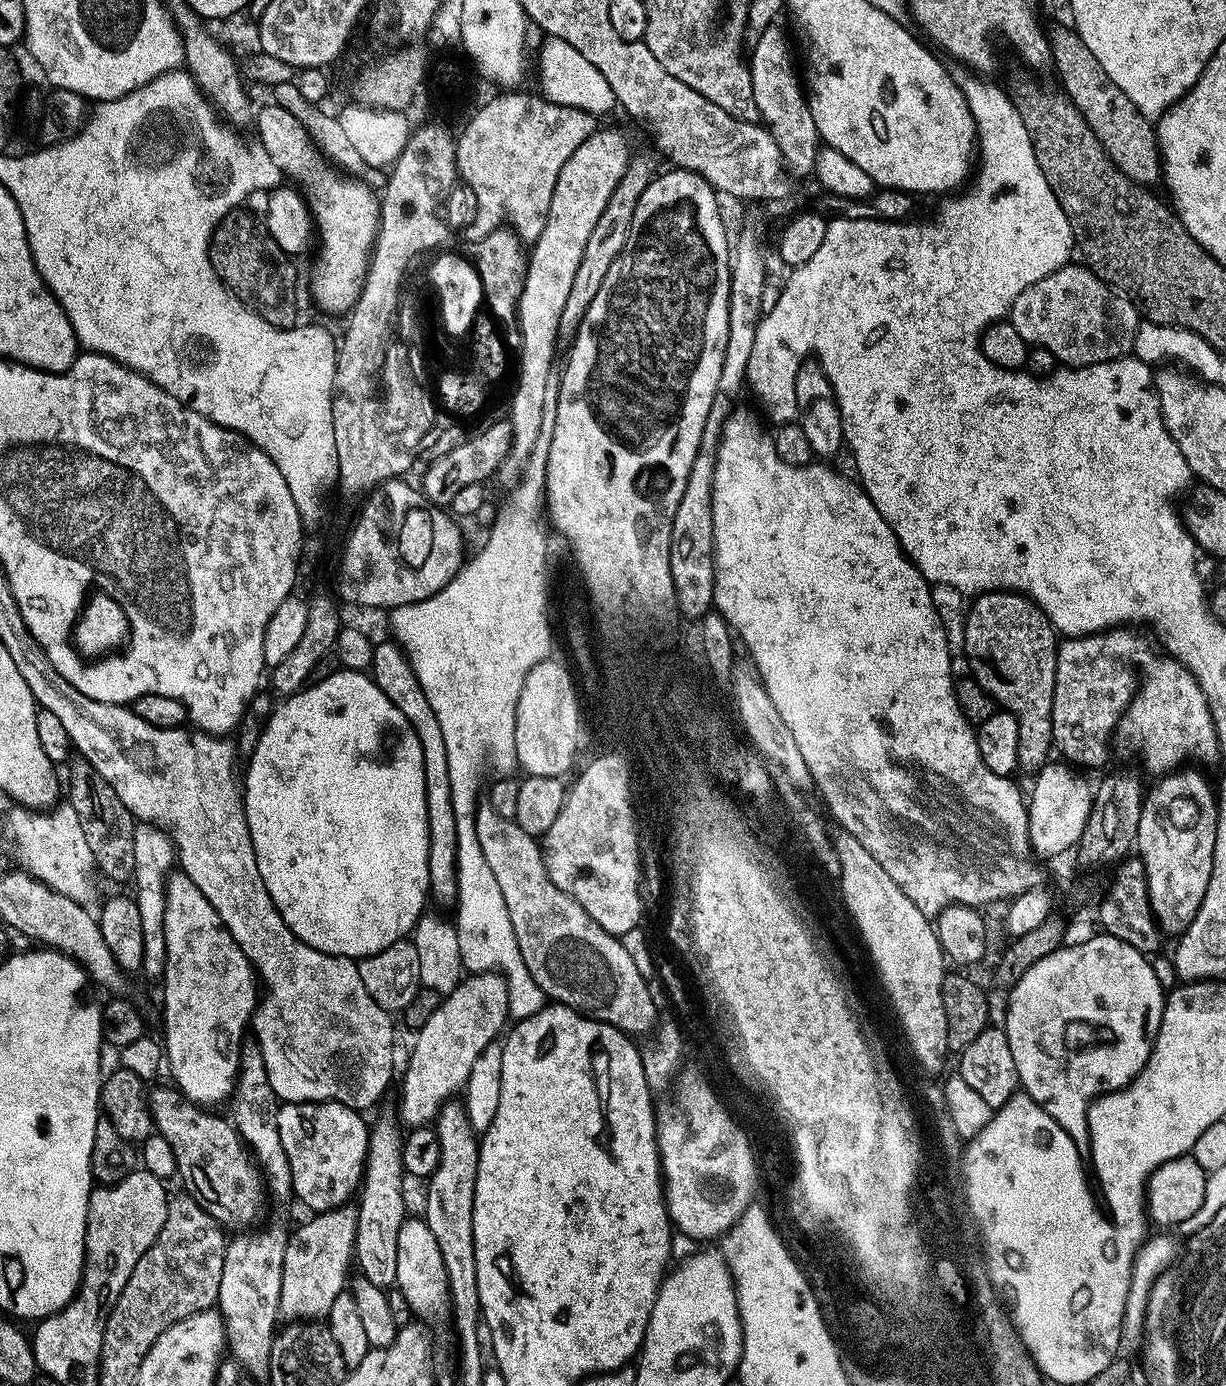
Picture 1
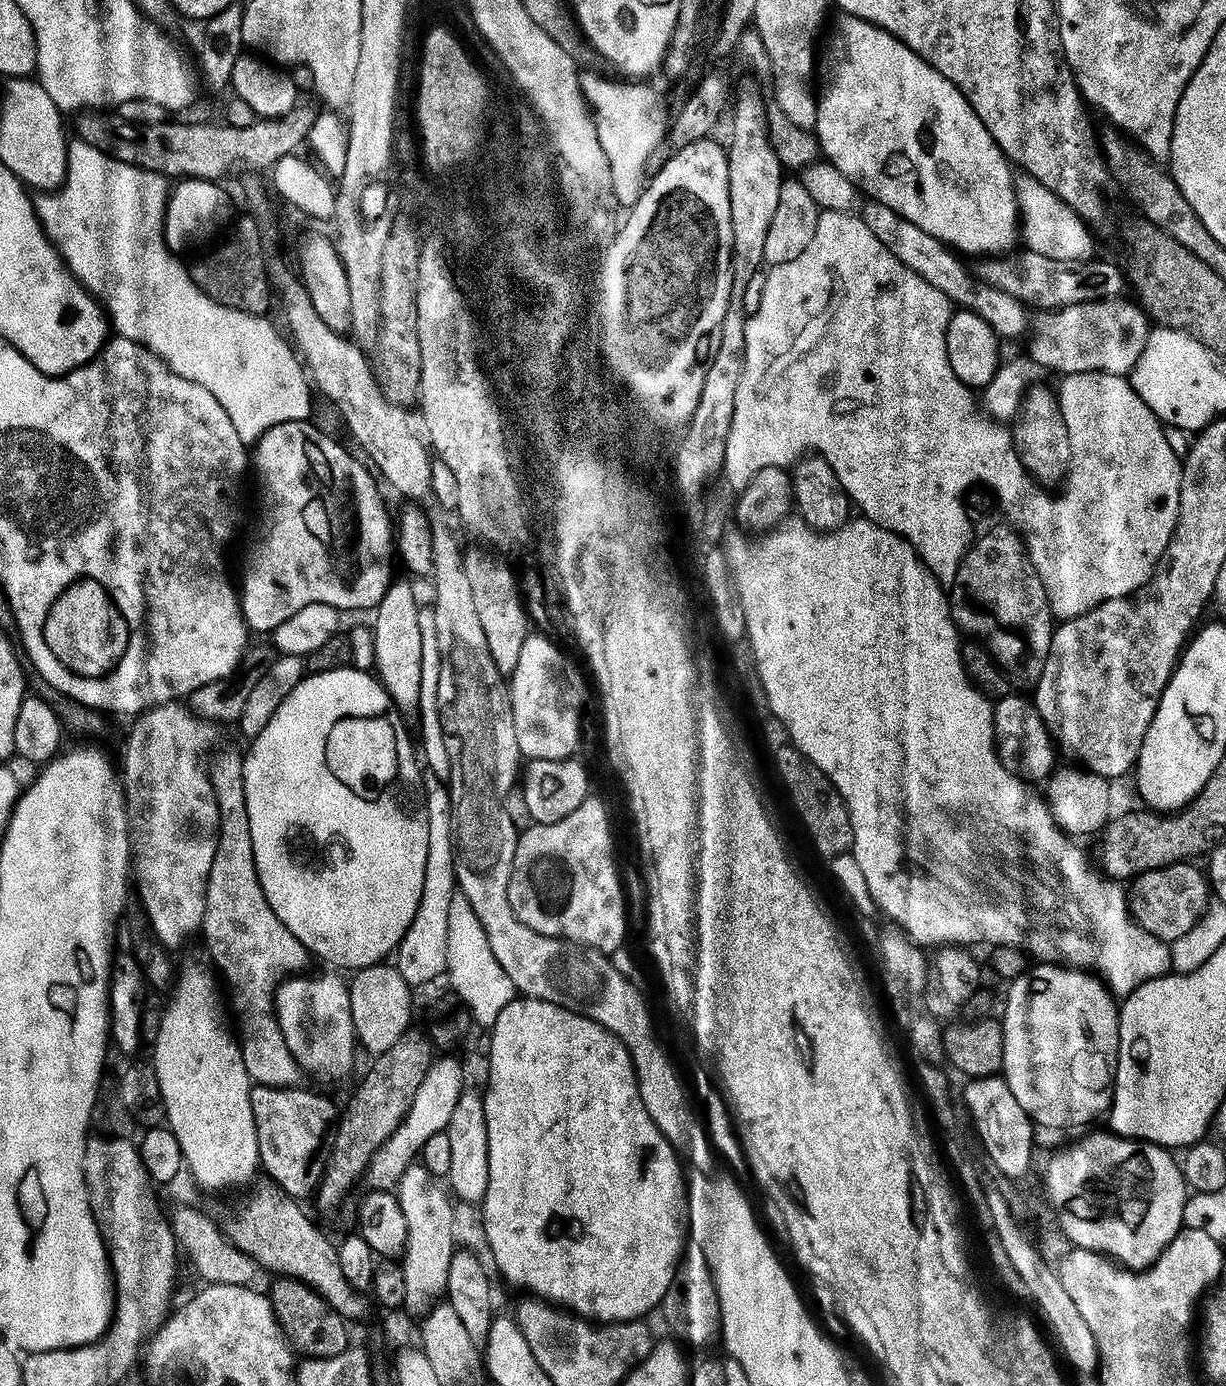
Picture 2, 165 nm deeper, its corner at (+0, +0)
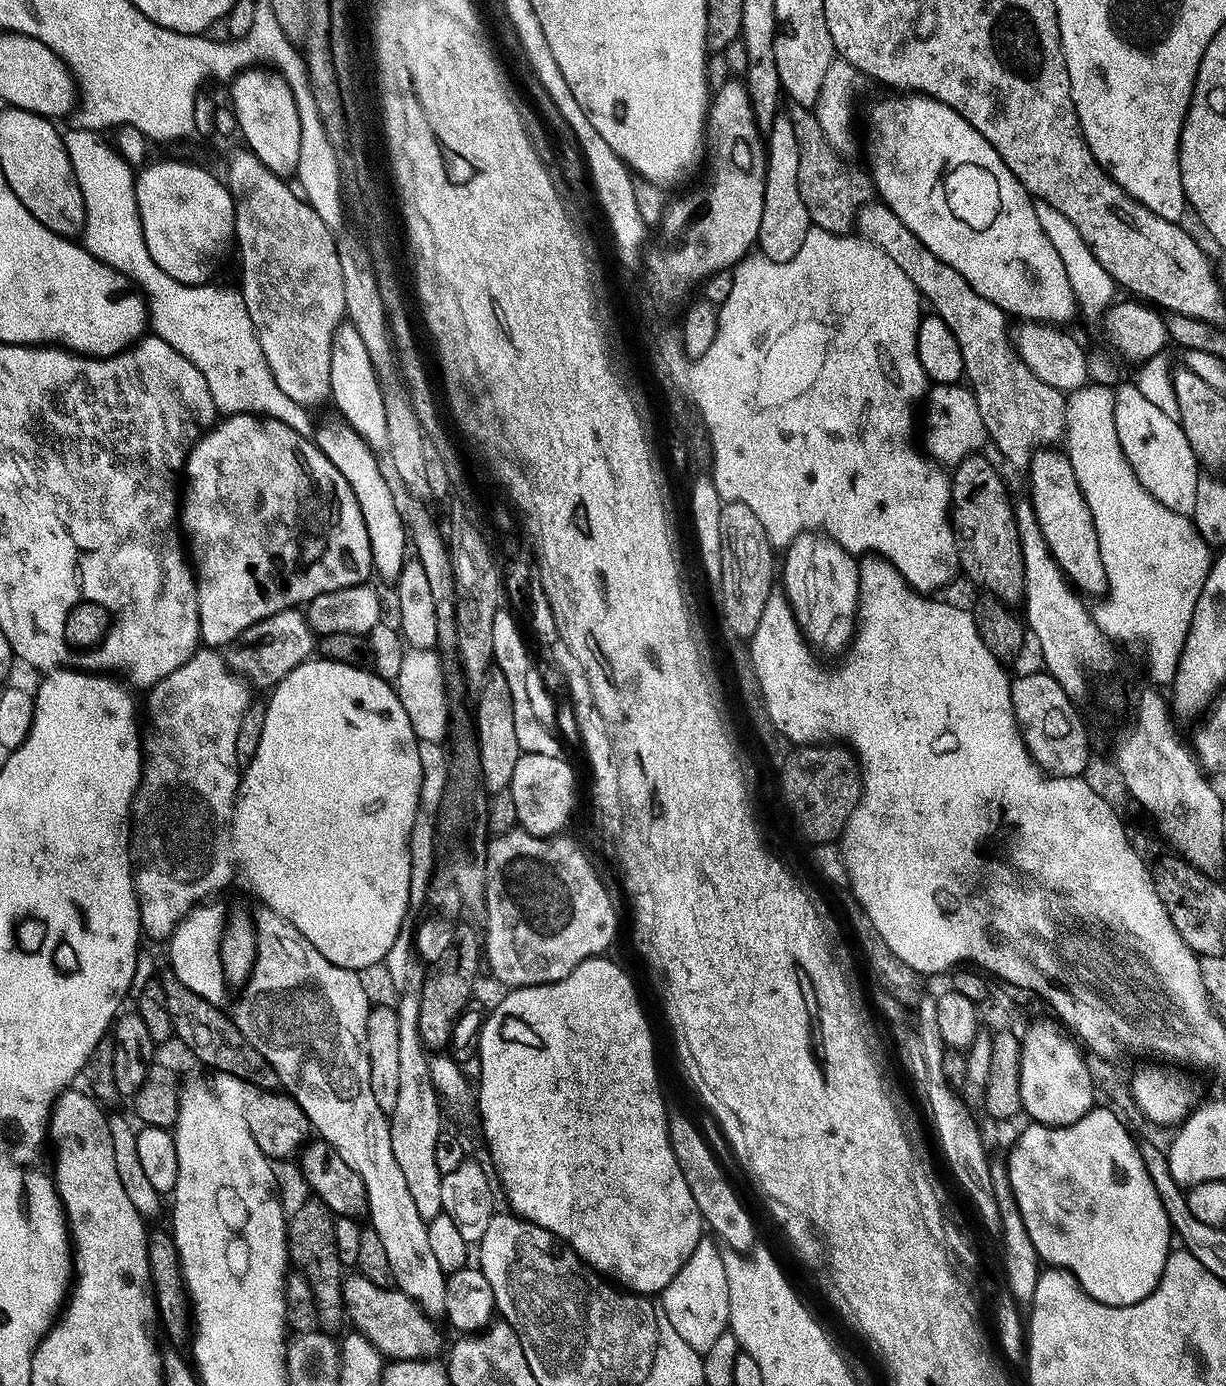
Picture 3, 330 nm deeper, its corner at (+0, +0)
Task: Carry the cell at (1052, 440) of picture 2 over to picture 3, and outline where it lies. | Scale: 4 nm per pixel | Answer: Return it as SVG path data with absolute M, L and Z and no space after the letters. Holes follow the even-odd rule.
M1052 446L1041 447L1028 463L1028 492L1037 524L1041 527L1046 546L1058 567L1081 593L1103 597L1108 591L1108 579L1100 557L1100 543L1092 524L1093 505L1086 502L1082 482L1074 474L1074 466L1063 451Z

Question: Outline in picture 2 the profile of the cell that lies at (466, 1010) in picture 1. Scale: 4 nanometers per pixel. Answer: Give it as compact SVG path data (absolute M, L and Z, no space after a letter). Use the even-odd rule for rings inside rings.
M437 1059L433 1063L426 1078L422 1078L422 1086L418 1086L418 1094L414 1094L414 1102L410 1106L406 1118L369 1162L366 1173L369 1189L392 1190L397 1187L403 1172L417 1159L426 1140L447 1129L450 1114L454 1114L454 1106L458 1106L458 1098L465 1088L465 1069L460 1060Z

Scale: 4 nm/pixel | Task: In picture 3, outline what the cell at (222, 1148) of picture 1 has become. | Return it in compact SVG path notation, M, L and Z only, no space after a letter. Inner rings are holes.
M345 1275L342 1280L346 1316L352 1319L351 1327L372 1344L381 1357L392 1360L428 1358L436 1348L436 1328L427 1312L399 1290L389 1290L368 1281L364 1275Z

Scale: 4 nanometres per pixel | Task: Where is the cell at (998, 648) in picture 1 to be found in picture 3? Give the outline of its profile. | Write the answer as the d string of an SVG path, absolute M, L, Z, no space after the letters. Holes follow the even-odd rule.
M965 457L950 472L952 502L950 519L958 568L989 596L997 596L1009 606L1019 605L1024 598L1023 558L1015 524L1013 501L1008 501L1008 488L996 468L984 457Z

